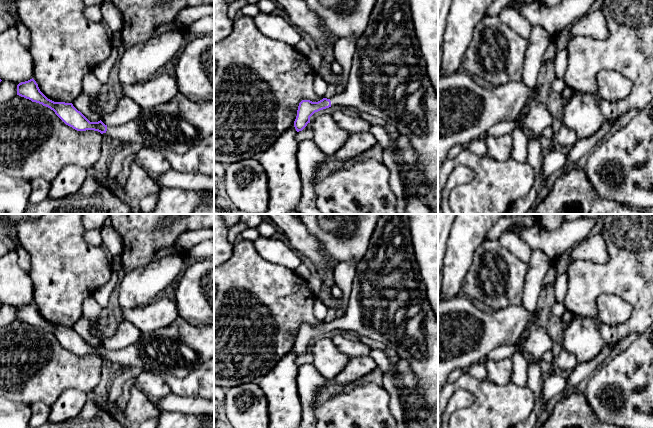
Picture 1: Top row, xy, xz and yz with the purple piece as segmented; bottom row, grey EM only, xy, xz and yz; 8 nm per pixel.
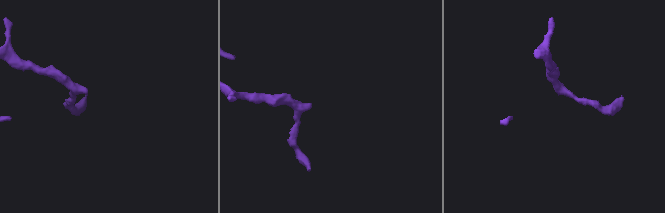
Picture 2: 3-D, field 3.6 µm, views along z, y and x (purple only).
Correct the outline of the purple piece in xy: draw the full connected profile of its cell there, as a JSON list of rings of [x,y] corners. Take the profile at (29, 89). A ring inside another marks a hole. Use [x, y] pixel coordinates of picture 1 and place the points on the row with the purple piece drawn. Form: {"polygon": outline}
{"polygon": [[[33,78],[17,85],[17,95],[50,108],[66,125],[77,131],[106,133],[122,144],[163,146],[168,151],[184,154],[214,134],[214,102],[193,102],[182,93],[166,104],[142,109],[134,119],[116,127],[107,126],[101,120],[90,122],[72,103],[48,99]]]}

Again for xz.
{"polygon": [[[409,0],[376,1],[367,28],[356,41],[347,87],[331,99],[323,98],[318,102],[302,100],[294,121],[296,131],[302,131],[310,123],[310,117],[315,112],[331,106],[354,107],[361,113],[369,113],[382,118],[389,125],[394,126],[400,135],[406,136],[410,140],[418,155],[417,166],[428,186],[426,194],[428,206],[432,214],[438,214],[438,95],[427,74],[426,63],[412,23]]]}

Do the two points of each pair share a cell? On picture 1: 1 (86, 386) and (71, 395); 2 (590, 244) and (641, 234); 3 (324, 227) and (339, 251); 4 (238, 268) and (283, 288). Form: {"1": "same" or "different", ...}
{"1": "different", "2": "different", "3": "same", "4": "same"}

